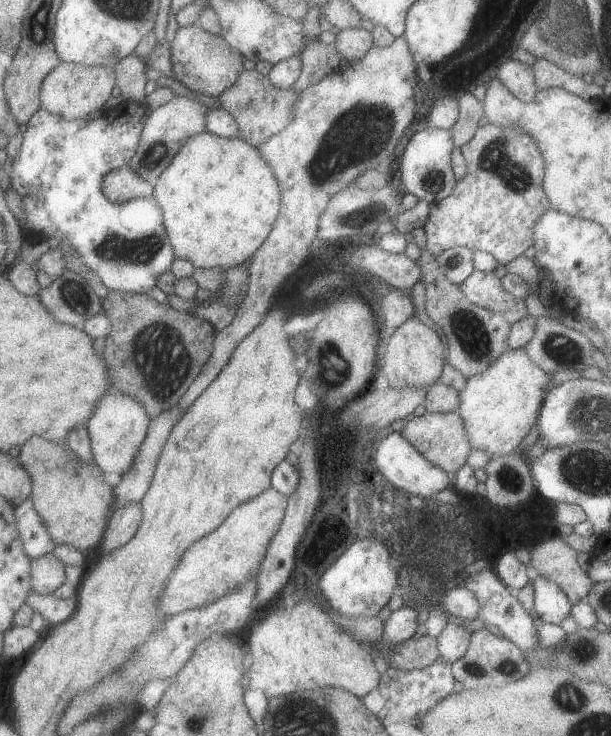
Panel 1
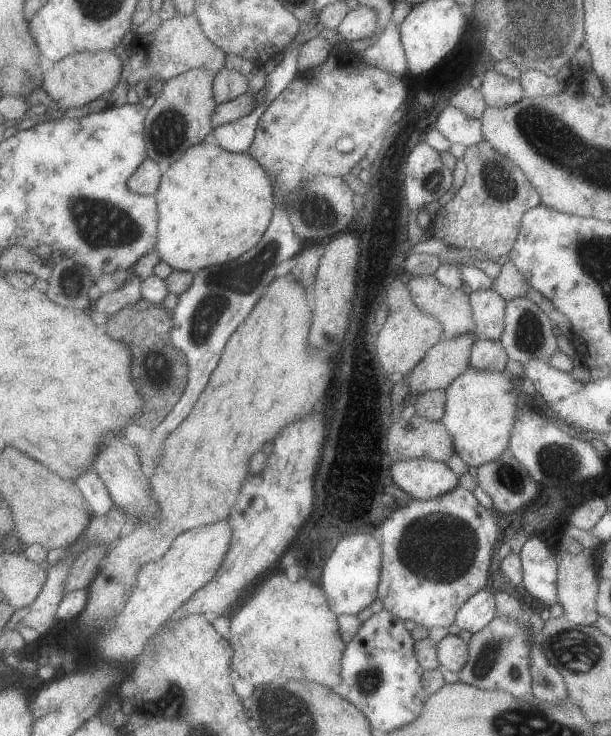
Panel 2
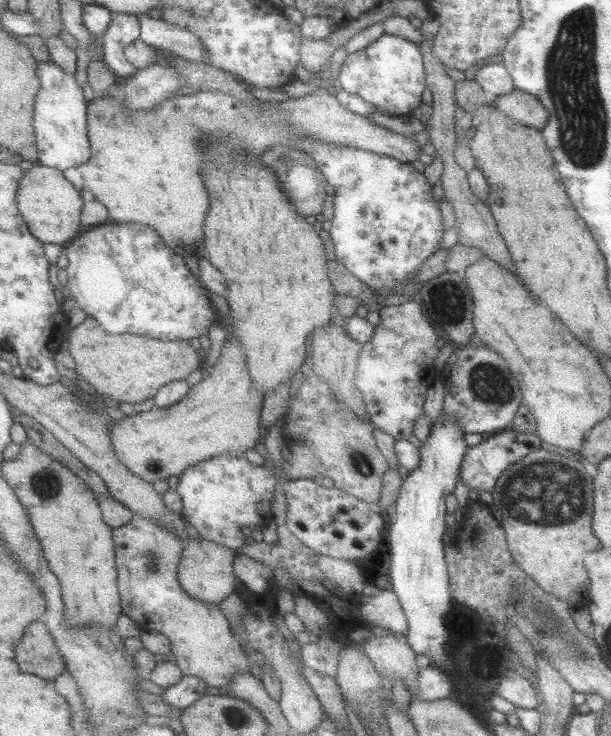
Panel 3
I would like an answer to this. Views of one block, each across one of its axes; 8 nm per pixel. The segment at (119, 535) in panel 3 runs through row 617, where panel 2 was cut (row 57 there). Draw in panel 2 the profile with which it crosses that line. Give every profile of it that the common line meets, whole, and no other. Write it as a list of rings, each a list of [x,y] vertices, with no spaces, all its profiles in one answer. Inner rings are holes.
[[[178,12],[175,18],[164,20],[155,32],[134,37],[129,48],[132,54],[124,65],[122,78],[128,86],[135,87],[149,78],[166,83],[180,74],[201,68],[213,70],[215,74],[225,70],[227,53],[209,40],[196,14],[189,16]]]

